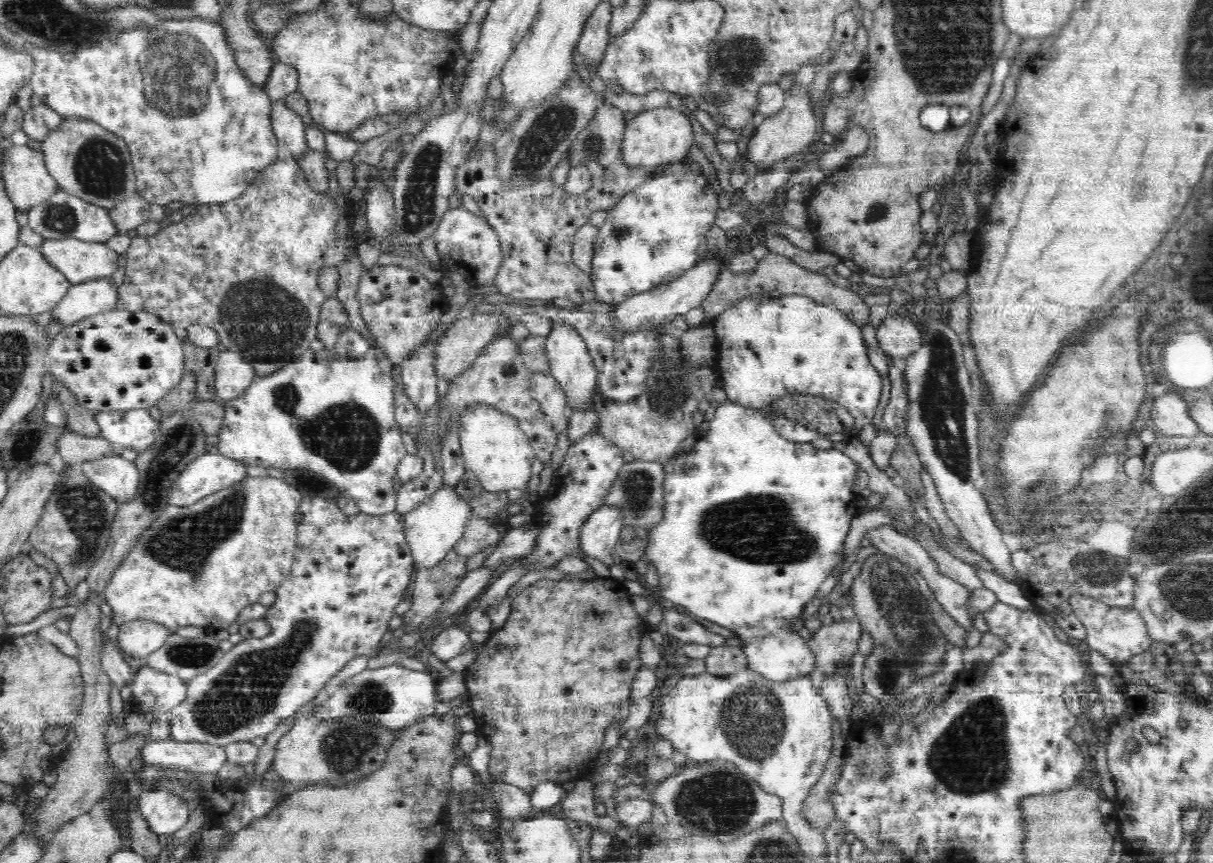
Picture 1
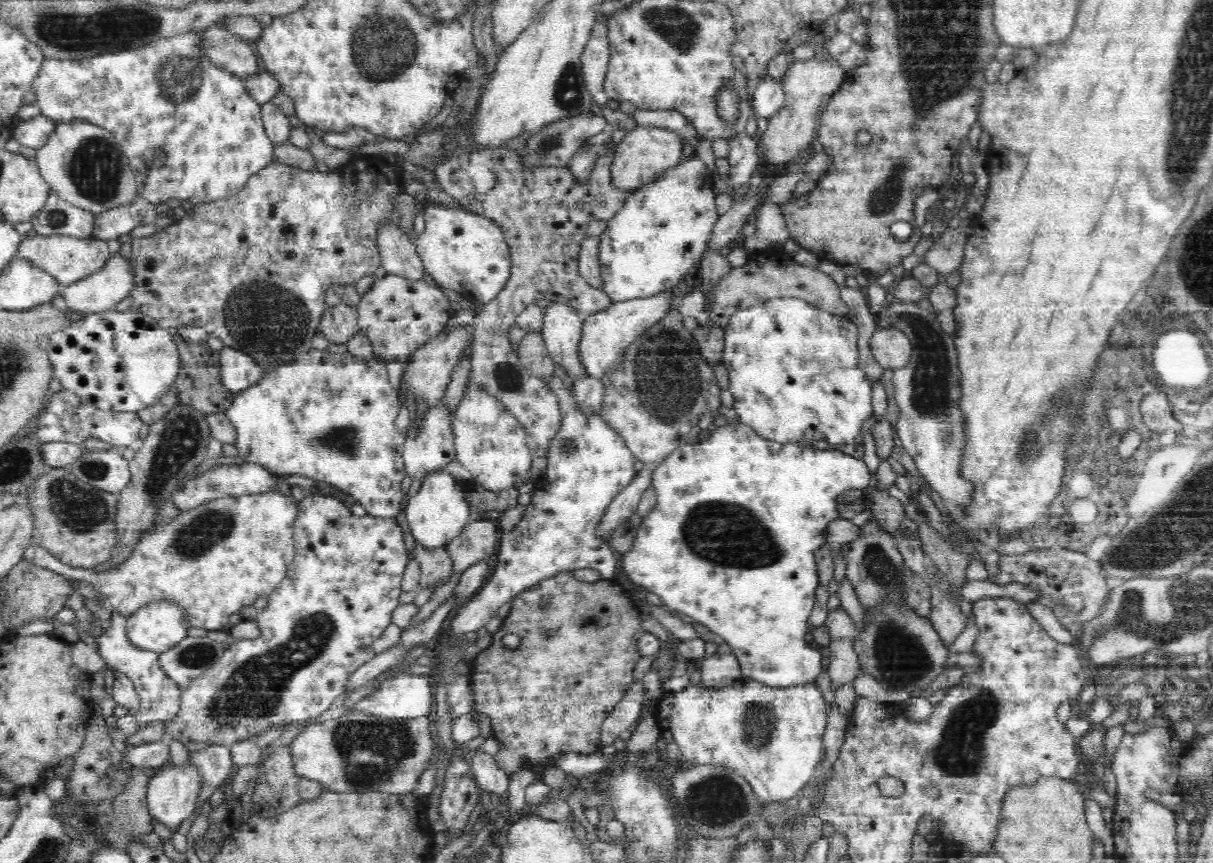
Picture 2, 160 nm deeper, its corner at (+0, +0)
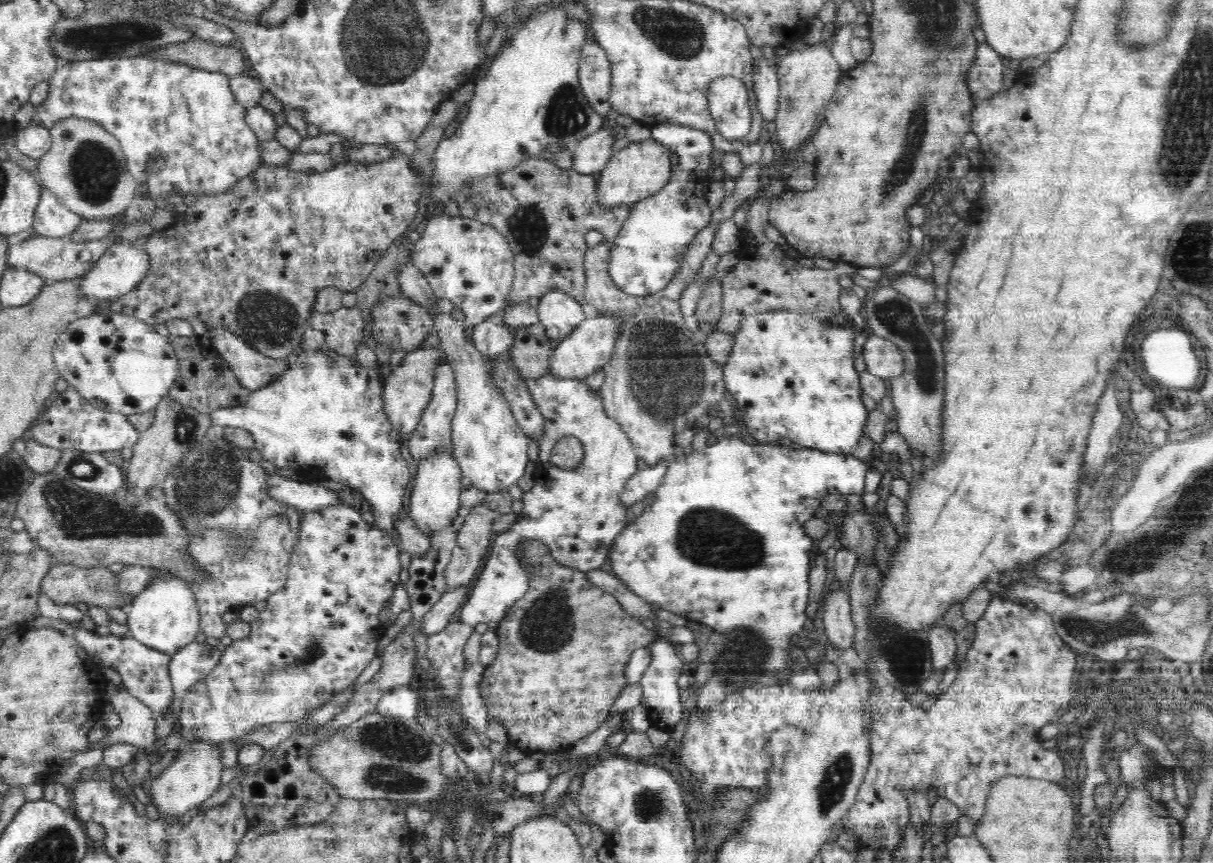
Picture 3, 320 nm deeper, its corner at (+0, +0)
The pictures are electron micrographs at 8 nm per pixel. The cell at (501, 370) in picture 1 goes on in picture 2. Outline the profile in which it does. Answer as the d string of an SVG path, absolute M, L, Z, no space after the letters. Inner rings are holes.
M612 140L597 146L597 150L599 158L596 160L596 166L583 183L578 182L568 167L524 167L524 163L520 161L521 156L508 149L489 149L468 154L463 152L457 157L440 161L434 168L440 188L458 202L458 208L491 220L504 233L511 256L510 278L498 296L492 302L484 304L479 315L475 316L469 383L496 397L508 413L520 422L533 456L545 456L548 452L552 438L562 426L562 415L552 388L548 387L548 380L531 376L530 372L521 366L515 346L508 340L507 332L515 324L517 316L528 305L534 305L538 300L569 304L588 316L608 308L613 303L603 290L590 286L582 278L577 264L580 246L587 236L588 223L592 220L612 220L631 194L630 191L618 190L611 185L611 164L616 150Z

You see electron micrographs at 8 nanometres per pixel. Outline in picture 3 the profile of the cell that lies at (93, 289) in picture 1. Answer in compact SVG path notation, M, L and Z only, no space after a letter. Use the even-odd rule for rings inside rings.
M132 242L114 243L95 262L95 265L82 277L80 283L80 295L92 302L98 300L115 300L119 296L134 290L139 282L142 282L148 274L150 260L148 253L136 248Z

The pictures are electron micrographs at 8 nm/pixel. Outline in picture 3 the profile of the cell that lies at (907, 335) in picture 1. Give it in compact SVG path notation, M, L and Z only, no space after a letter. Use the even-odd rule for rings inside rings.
M869 333L863 350L868 373L886 381L903 374L904 356L893 342Z

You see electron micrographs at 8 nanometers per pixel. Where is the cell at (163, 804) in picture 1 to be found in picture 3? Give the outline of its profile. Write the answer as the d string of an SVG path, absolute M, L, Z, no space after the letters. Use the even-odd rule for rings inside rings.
M189 741L186 750L182 750L155 779L150 779L150 793L162 818L177 819L184 813L193 813L220 788L224 770L220 754L222 750L208 741Z

